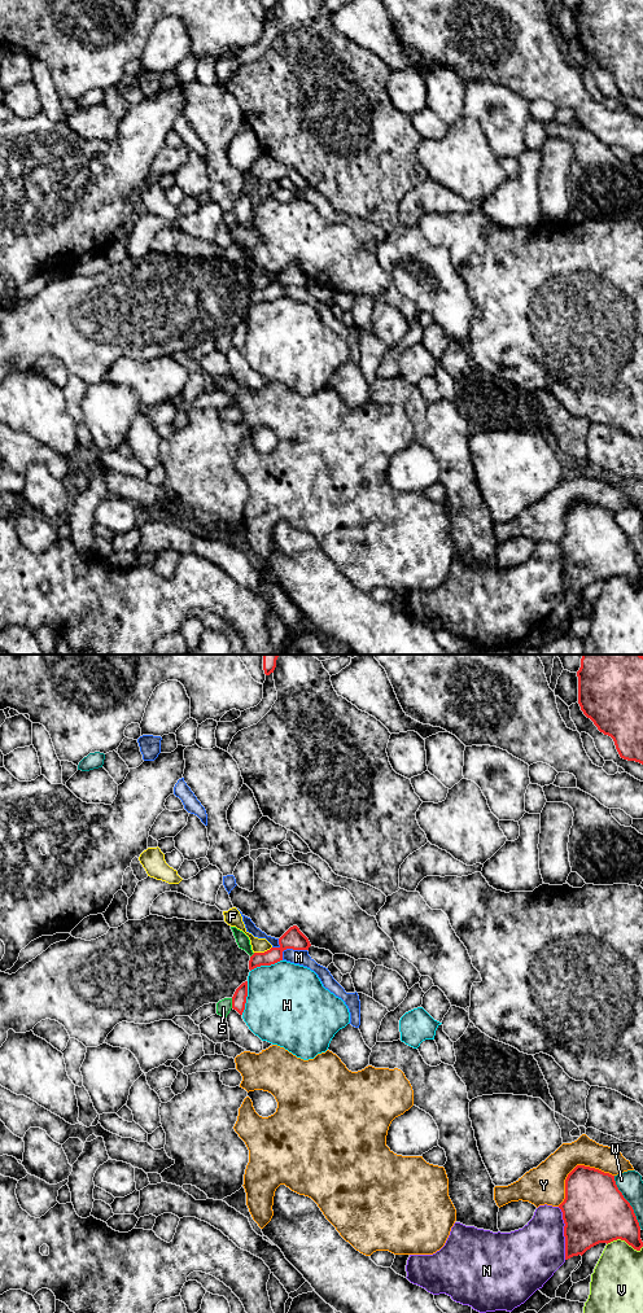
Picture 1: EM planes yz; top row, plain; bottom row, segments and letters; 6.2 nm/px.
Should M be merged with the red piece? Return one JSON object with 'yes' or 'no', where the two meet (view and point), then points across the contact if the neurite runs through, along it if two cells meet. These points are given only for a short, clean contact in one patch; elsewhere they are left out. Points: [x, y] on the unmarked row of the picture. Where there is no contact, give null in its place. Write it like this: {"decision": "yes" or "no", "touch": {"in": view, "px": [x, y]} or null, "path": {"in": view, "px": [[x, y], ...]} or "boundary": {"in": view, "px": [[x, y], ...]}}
{"decision": "no", "touch": {"in": "yz", "px": [291, 284]}, "boundary": {"in": "yz", "px": [[306, 285], [285, 285], [281, 296]]}}

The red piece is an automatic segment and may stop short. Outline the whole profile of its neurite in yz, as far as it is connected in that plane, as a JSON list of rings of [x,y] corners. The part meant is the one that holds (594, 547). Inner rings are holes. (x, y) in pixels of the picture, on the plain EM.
[[[577,502],[565,516],[565,535],[559,544],[565,560],[565,596],[617,575],[637,587],[643,583],[634,546],[609,509]]]

